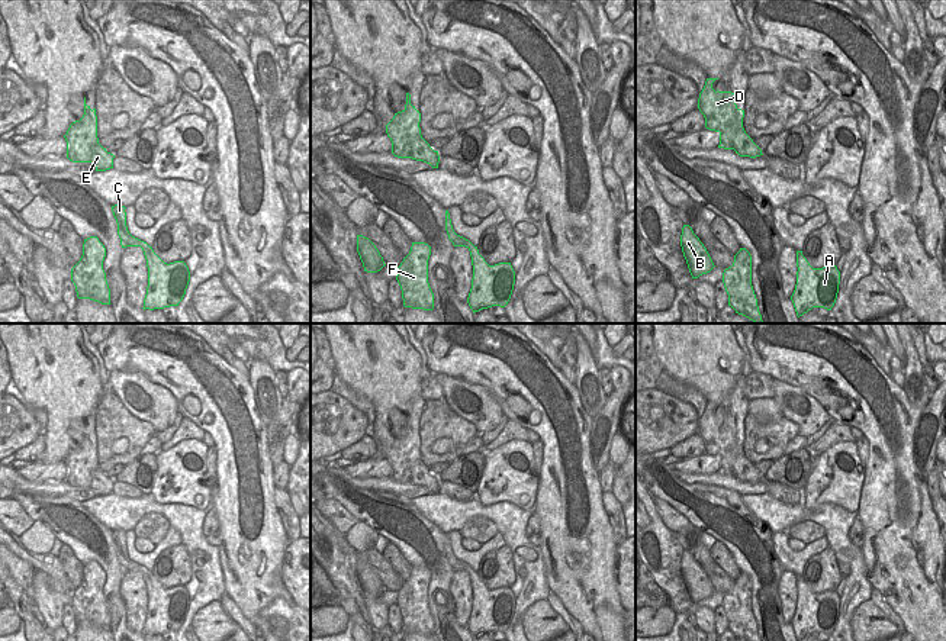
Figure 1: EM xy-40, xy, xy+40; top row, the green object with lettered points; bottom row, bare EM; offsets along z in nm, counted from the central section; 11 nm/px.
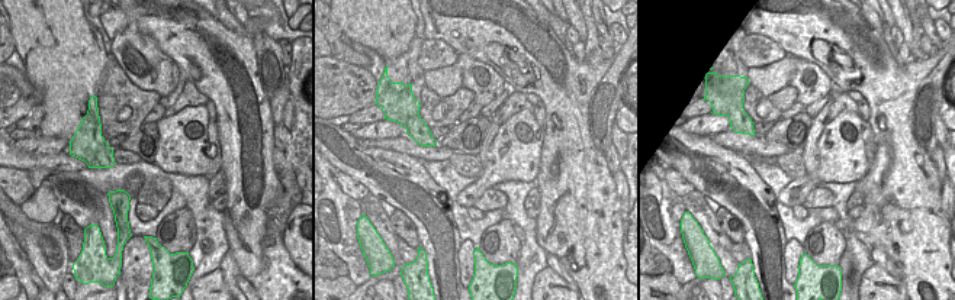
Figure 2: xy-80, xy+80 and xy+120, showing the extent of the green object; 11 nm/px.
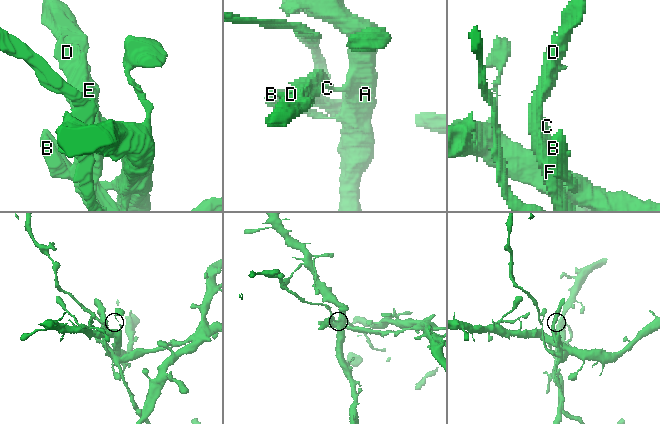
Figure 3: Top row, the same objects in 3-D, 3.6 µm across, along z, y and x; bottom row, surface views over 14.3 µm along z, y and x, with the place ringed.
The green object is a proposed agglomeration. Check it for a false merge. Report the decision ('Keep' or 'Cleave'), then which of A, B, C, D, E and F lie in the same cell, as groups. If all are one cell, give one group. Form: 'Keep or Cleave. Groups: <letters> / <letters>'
Cleave. Groups: A B / C D E F

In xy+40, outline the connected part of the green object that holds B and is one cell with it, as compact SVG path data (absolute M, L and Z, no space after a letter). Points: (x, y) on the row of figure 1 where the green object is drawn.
M689 225L682 228L680 247L692 278L698 278L715 267L707 248Z

